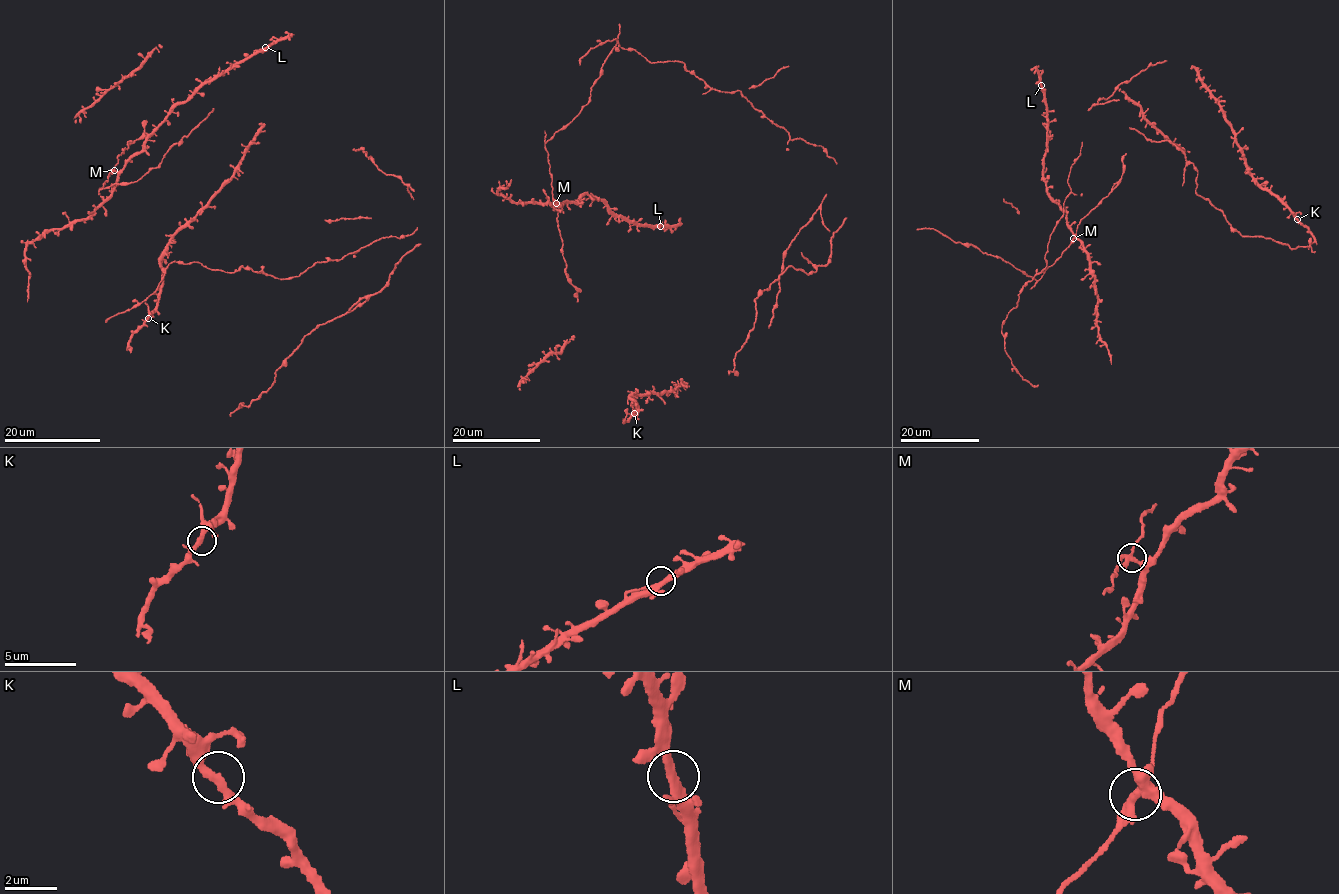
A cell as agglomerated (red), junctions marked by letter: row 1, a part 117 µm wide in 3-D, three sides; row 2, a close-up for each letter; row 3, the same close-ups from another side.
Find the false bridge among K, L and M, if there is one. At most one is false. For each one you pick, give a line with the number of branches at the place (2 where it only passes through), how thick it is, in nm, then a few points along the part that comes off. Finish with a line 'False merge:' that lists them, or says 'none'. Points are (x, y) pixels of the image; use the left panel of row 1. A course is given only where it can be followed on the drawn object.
M: Branches: 3. Thickness 280 nm. Course of the part to remove: (114, 170), (100, 190), (114, 183), (134, 182), (157, 167), (171, 146), (178, 143), (213, 108)
False merge: M

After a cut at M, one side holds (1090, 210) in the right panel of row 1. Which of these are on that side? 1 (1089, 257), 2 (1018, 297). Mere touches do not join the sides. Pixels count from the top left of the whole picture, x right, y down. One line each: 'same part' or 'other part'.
1: other part
2: other part

